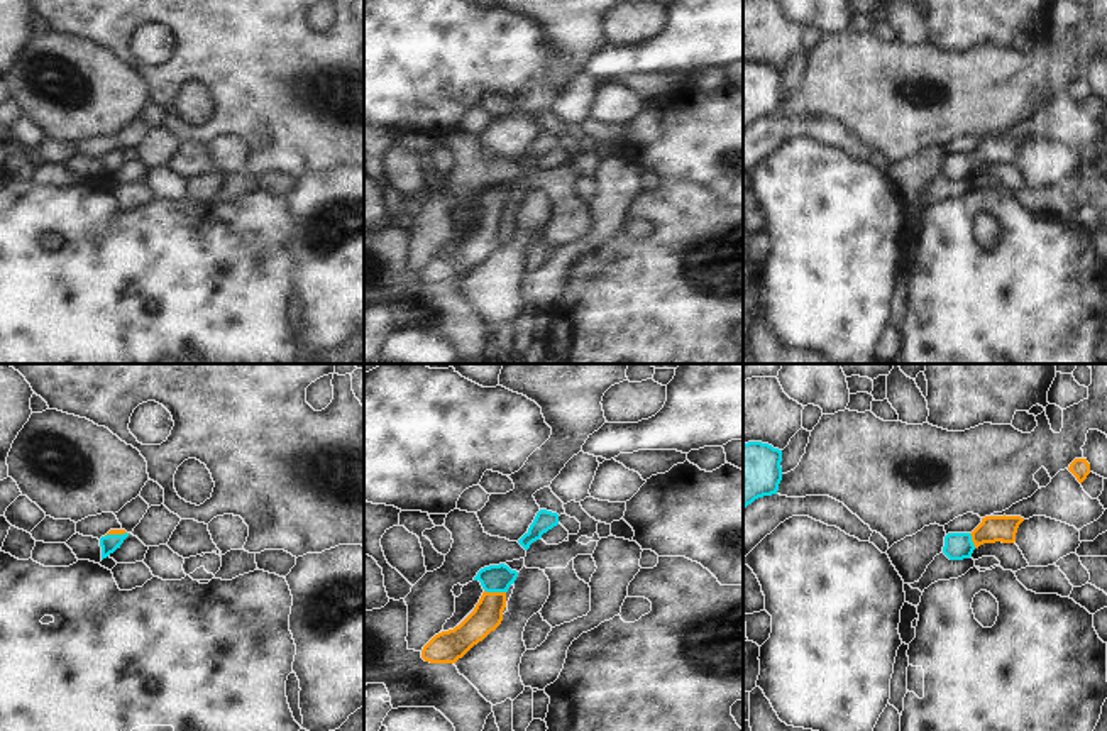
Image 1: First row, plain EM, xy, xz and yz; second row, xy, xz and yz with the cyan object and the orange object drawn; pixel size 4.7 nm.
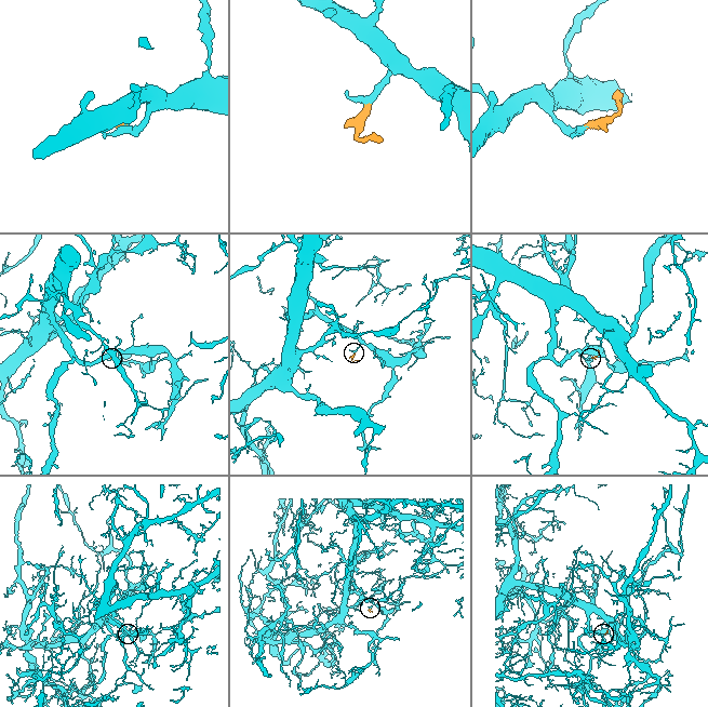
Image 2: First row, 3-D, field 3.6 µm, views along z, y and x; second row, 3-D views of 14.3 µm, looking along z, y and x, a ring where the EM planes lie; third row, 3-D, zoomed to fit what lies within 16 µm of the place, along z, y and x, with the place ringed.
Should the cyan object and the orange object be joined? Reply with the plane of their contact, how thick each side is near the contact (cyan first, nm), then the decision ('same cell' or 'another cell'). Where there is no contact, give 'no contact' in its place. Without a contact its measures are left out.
contact in xz; calibres 130 and 140 nm; same cell

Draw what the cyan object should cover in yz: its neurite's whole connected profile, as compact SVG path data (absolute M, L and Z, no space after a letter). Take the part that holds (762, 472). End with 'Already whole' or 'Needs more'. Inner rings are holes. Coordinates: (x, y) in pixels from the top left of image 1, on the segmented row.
M743 443L743 509L755 499L777 494L782 481L782 450L768 443Z. Already whole

